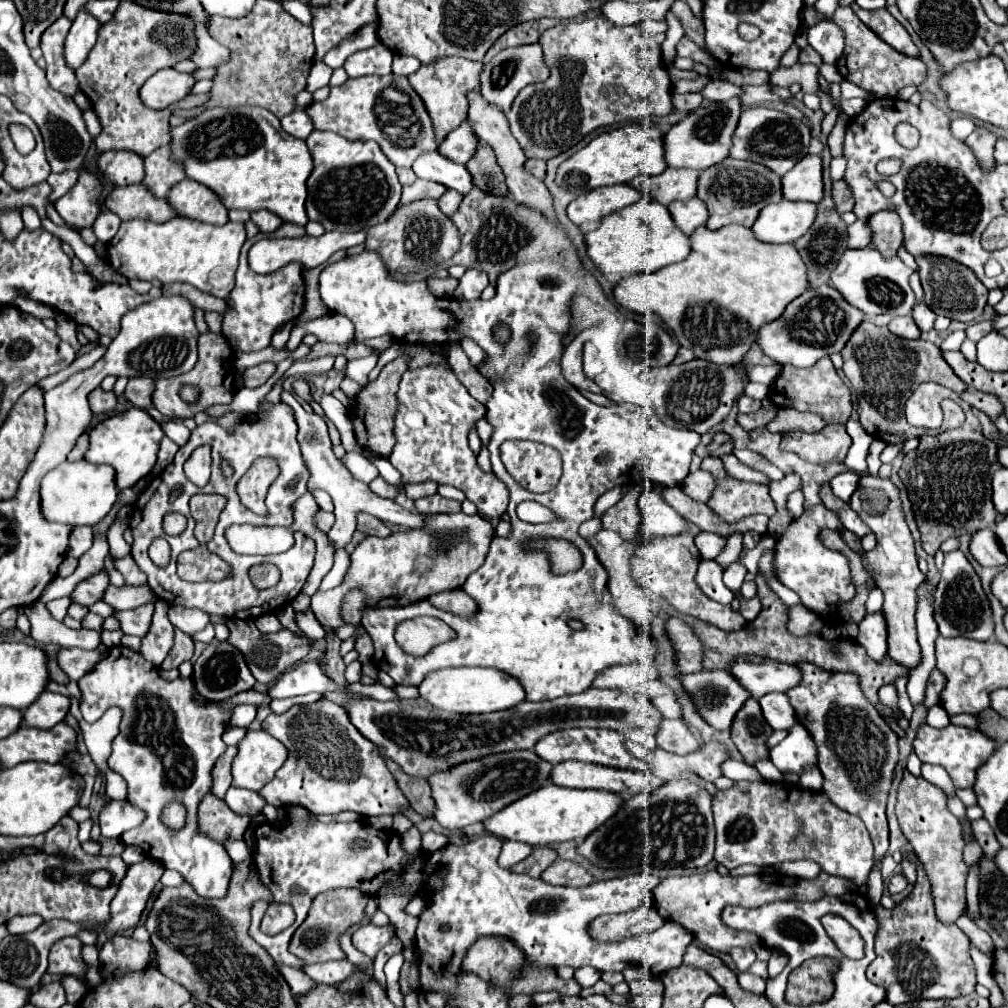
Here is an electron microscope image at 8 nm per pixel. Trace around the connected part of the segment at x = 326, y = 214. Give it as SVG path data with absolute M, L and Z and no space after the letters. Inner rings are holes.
M313 130L305 138L315 168L307 180L307 216L321 222L325 230L357 232L385 222L399 204L401 184L395 166L373 140L351 142L335 132Z

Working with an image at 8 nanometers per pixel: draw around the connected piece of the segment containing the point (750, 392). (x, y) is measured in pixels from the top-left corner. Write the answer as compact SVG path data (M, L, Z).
M749 382L749 384L747 384L747 388L745 388L745 394L747 394L747 396L753 396L753 398L763 400L763 398L767 398L767 396L769 396L769 386Z

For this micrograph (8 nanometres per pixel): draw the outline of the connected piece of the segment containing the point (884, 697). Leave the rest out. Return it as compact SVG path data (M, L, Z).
M888 684L882 686L878 691L878 696L883 704L891 706L899 714L899 710L897 710L897 691L895 685Z

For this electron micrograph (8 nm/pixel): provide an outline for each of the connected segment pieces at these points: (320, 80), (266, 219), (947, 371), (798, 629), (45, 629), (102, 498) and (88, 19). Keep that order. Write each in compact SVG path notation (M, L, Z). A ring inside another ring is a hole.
M314 61L307 79L306 90L314 93L329 84L332 69L322 61Z
M259 210L259 212L251 212L251 220L257 224L257 228L261 230L261 232L273 232L279 224L281 224L281 218L277 218L277 216L273 216L271 212L267 212L267 210Z
M873 322L861 324L857 332L849 338L849 344L841 350L841 356L845 360L843 372L851 380L853 390L859 398L859 422L863 428L875 436L885 440L887 444L899 444L909 434L913 434L913 426L905 420L905 402L911 396L915 384L921 382L937 382L941 386L949 386L953 392L957 392L965 402L971 406L983 410L989 418L995 418L1003 412L1003 404L985 392L977 392L975 388L969 388L965 382L957 380L957 376L951 372L951 368L945 364L941 350L925 340L905 340L895 334L891 334L887 328L875 326Z
M789 606L787 608L787 630L793 636L819 636L823 628L823 620L817 618L813 612L809 614L807 608L803 606Z
M41 600L29 604L25 608L25 614L31 622L31 636L39 644L55 644L61 648L83 648L83 650L95 650L101 642L101 634L95 630L71 630L63 622L57 622L51 618L49 610Z
M85 460L63 462L55 470L47 472L41 482L41 514L49 522L77 526L95 526L117 500L115 472L111 466L97 466Z
M83 10L73 20L73 26L65 38L65 48L63 48L65 64L71 70L75 70L77 66L81 66L85 62L85 56L89 54L89 50L93 48L93 44L97 40L99 26L101 24L97 20L93 20L93 16L85 14Z

